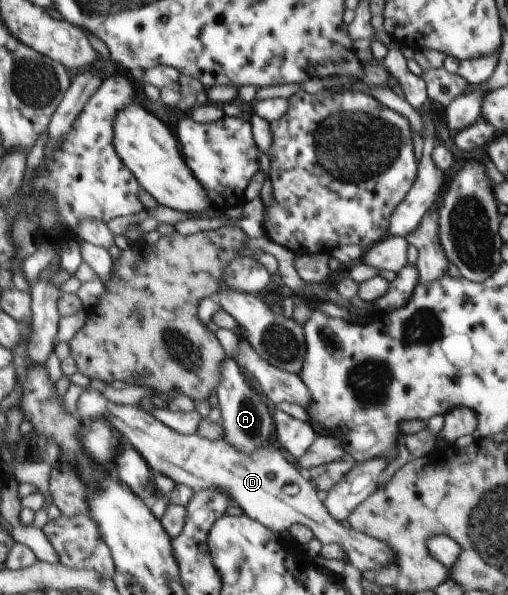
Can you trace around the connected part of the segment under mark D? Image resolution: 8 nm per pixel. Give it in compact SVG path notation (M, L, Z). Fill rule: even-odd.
M91 387L79 396L77 400L77 416L80 419L92 420L95 418L105 418L110 421L115 429L118 429L126 437L128 444L131 444L148 462L150 468L161 475L167 476L176 483L182 483L190 487L194 492L207 488L224 489L231 497L234 503L239 504L247 516L266 525L273 532L282 534L289 531L295 524L310 527L315 534L315 538L321 541L322 545L336 543L343 546L351 563L359 572L364 575L365 572L380 570L392 563L401 563L399 553L390 543L378 540L363 532L358 532L352 527L343 527L340 521L337 521L330 510L327 509L324 496L312 480L305 479L301 475L301 470L295 465L291 465L283 453L279 451L275 440L264 444L264 446L251 455L247 455L231 445L225 439L210 441L198 434L182 434L175 431L171 426L165 425L157 416L143 411L139 405L115 404L103 397L100 391ZM287 485L297 485L299 492L296 495L289 495L285 491Z

